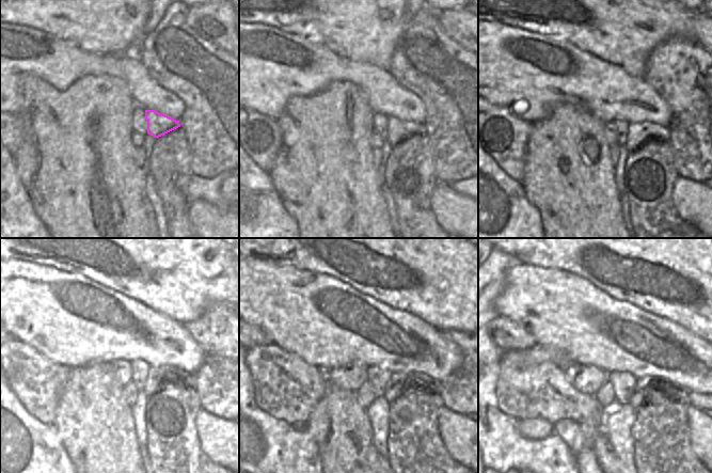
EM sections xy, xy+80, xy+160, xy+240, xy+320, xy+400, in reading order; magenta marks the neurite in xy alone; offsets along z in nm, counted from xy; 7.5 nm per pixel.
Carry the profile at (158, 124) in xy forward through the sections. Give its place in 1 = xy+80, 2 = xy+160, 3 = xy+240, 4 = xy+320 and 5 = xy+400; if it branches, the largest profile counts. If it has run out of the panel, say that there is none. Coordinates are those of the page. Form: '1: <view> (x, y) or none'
1: xy+80 (398, 130)
2: xy+160 (637, 132)
3: xy+240 (158, 376)
4: xy+320 (397, 382)
5: xy+400 (676, 393)

